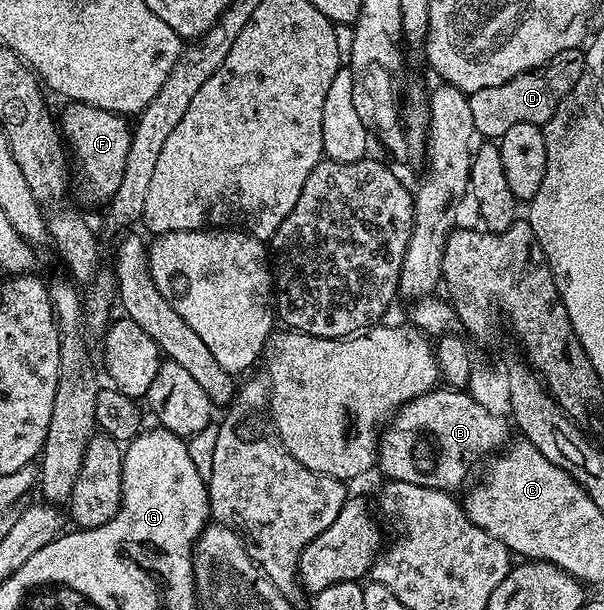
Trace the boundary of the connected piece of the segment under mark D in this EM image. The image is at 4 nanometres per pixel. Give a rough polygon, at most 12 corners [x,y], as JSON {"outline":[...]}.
{"outline":[[580,49],[469,95],[475,132],[544,126],[586,70]]}

